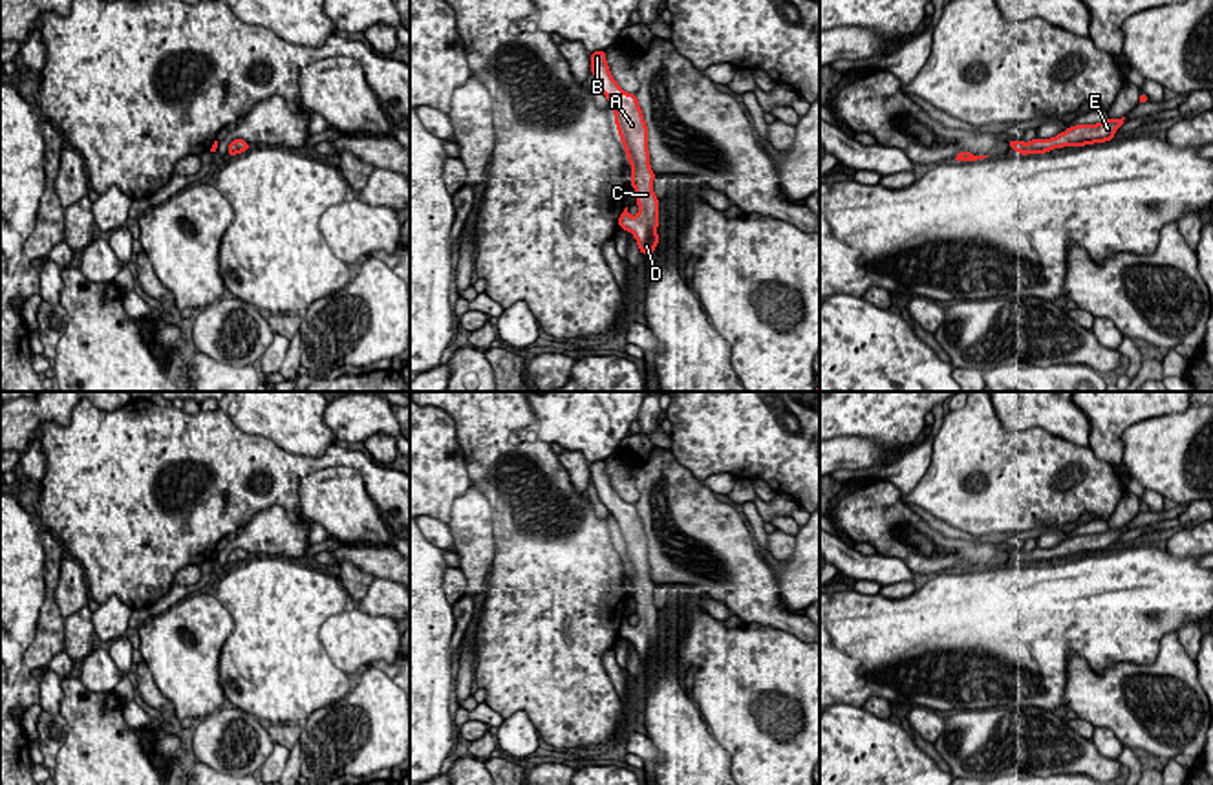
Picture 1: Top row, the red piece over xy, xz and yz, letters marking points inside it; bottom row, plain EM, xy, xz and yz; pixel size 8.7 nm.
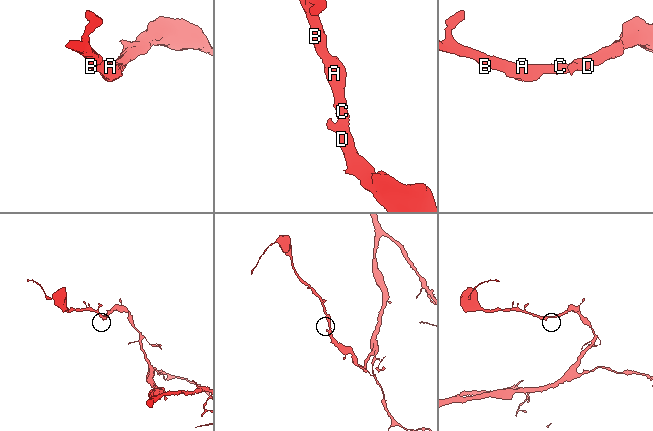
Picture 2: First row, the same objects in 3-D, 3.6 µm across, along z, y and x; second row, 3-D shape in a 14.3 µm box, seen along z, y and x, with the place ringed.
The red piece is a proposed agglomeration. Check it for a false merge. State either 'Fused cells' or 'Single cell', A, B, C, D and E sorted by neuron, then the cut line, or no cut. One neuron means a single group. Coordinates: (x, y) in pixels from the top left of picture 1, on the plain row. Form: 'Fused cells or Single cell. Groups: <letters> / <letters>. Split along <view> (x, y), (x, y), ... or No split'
Single cell. Groups: A B C D E. No split

